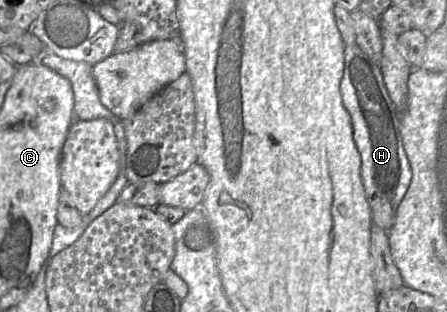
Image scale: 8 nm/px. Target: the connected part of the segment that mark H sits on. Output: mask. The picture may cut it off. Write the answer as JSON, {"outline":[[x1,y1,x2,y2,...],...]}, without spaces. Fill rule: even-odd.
{"outline":[[357,44,345,45,340,91,351,117,353,139,361,155,361,178,371,207,372,222,388,232,411,182,412,171,400,133,398,113,379,65]]}

